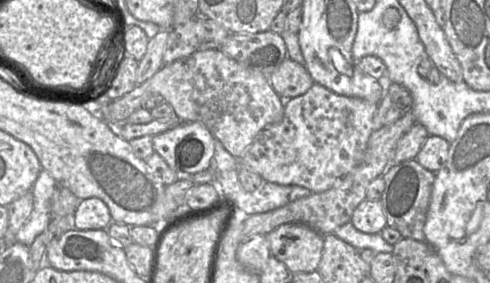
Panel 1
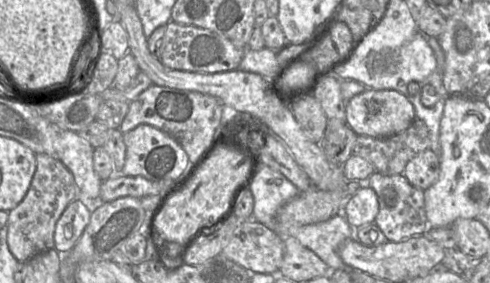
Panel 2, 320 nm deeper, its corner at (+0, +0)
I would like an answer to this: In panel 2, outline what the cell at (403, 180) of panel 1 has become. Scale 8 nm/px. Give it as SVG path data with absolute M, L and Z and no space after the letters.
M374 172L363 186L372 188L377 195L379 211L374 224L388 241L401 242L413 236L422 236L427 231L424 191L411 185L403 174L384 175Z

